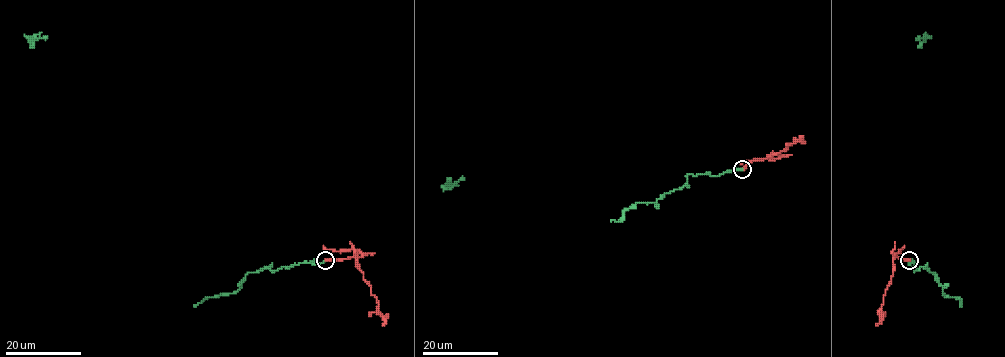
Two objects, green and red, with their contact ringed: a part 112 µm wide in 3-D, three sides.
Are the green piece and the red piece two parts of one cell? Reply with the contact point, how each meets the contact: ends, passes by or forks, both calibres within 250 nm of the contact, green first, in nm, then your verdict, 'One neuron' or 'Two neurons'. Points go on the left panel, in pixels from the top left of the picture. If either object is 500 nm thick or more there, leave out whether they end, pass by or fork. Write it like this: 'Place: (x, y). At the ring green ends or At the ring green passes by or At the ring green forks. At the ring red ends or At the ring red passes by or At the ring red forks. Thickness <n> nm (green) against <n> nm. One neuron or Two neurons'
Place: (325, 260). At the ring green ends. At the ring red ends. Thickness 190 nm (green) against 280 nm. Two neurons

